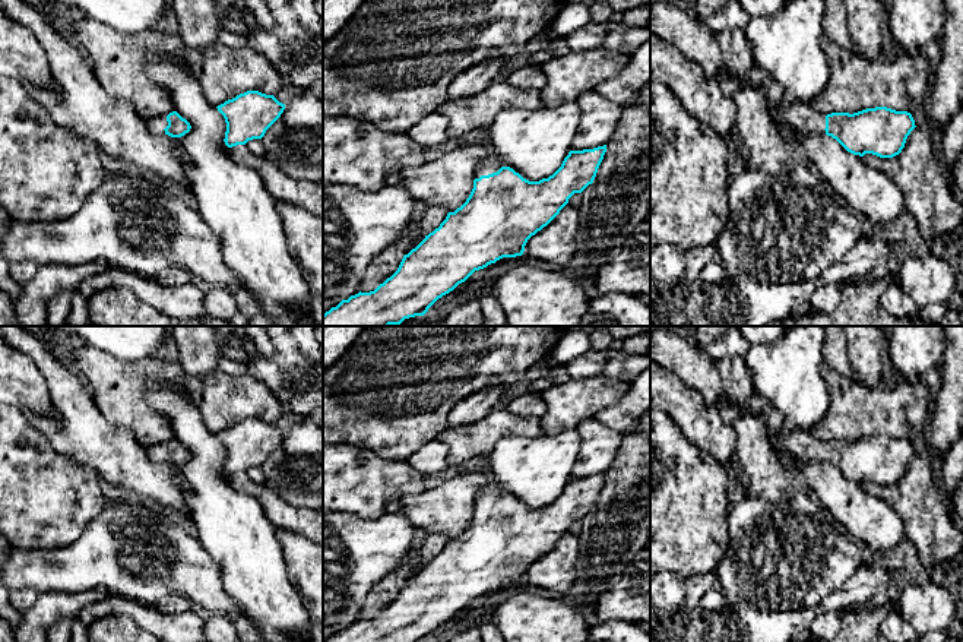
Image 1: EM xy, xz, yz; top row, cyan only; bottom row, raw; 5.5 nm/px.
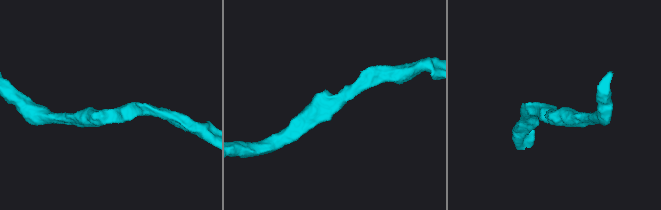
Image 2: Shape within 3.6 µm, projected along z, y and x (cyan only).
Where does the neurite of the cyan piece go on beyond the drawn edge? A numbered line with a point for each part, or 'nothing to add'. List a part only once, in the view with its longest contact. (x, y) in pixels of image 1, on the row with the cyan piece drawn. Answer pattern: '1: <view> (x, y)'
1: xz (491, 163)

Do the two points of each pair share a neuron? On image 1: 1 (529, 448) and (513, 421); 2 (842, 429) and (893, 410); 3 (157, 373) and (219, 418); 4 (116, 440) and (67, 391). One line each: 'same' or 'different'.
1: different
2: same
3: same
4: same

